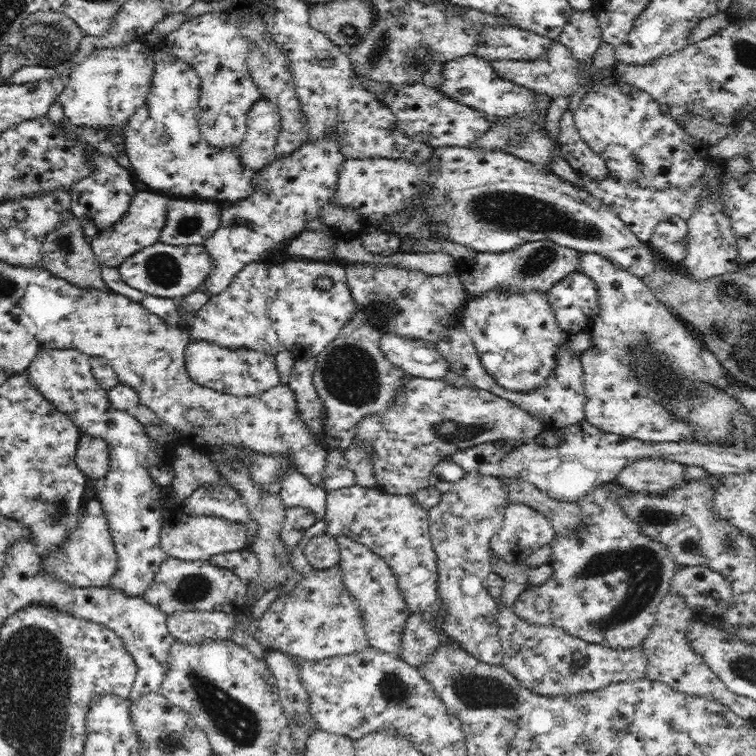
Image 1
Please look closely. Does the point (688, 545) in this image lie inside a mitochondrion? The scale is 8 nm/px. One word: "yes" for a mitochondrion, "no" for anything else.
yes

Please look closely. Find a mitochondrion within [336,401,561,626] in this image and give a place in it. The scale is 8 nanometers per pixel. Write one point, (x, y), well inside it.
(452, 432)

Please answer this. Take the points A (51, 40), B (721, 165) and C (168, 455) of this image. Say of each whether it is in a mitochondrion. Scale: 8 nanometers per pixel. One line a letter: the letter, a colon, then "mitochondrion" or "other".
A: mitochondrion
B: other
C: other

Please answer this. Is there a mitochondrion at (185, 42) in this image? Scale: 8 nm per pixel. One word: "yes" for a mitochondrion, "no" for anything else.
no

